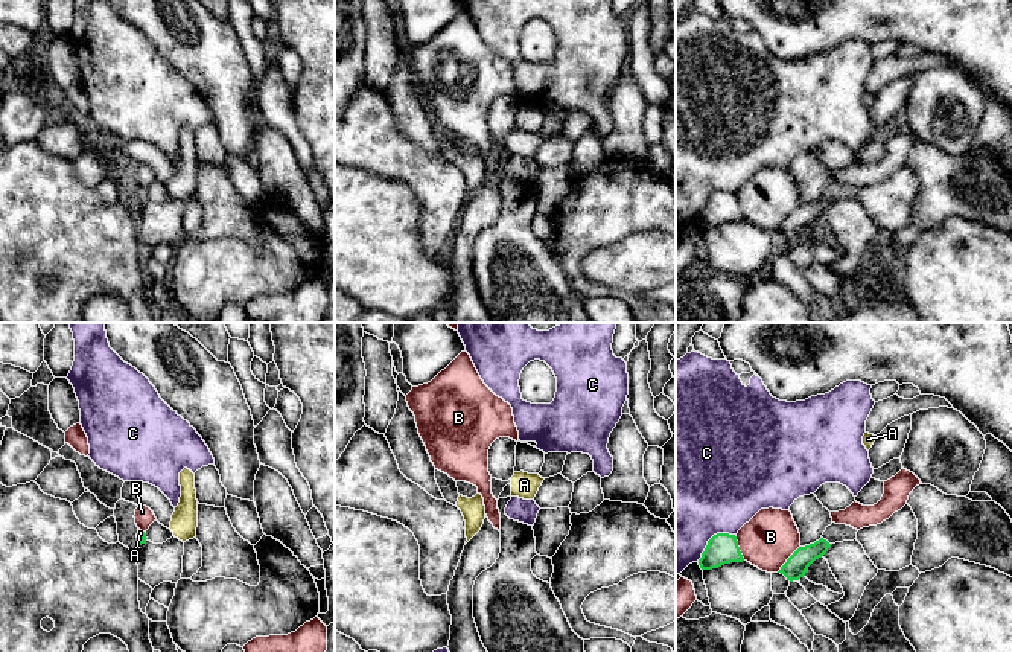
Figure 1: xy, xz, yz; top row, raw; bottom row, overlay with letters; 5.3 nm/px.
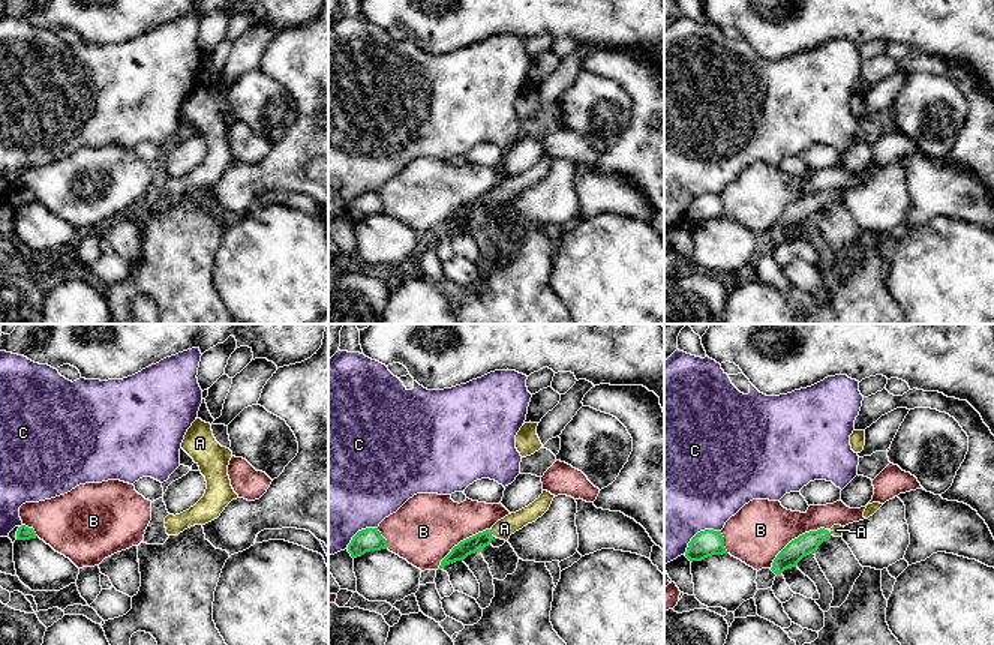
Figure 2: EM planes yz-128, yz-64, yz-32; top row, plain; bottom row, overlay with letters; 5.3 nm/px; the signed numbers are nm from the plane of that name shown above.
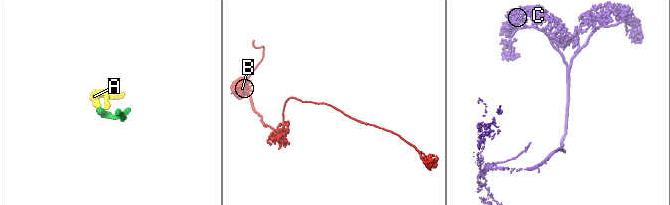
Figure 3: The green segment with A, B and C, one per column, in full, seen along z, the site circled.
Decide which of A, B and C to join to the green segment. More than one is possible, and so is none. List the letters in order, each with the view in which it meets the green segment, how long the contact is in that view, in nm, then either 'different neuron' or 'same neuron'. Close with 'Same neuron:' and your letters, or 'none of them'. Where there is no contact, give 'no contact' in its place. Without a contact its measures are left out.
A: xy | 50 nm | same neuron
B: yz | 190 nm | different neuron
C: yz | 240 nm | different neuron
Same neuron: A

